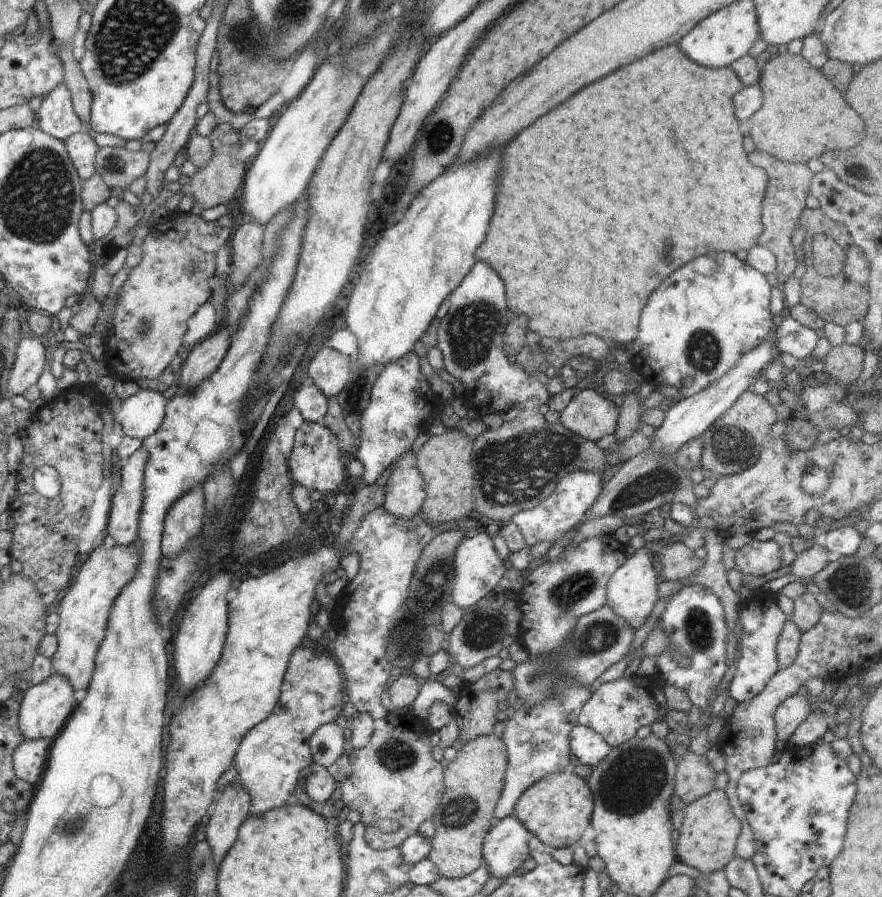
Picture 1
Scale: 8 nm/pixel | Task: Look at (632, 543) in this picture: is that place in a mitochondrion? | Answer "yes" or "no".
no

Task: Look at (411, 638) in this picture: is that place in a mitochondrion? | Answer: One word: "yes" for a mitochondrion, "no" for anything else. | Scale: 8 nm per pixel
yes

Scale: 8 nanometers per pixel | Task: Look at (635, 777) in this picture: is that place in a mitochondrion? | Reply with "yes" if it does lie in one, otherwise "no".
yes

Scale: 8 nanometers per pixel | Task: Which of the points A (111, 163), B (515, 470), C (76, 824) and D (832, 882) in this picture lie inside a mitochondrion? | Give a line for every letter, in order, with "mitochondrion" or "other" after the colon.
A: mitochondrion
B: mitochondrion
C: mitochondrion
D: other

